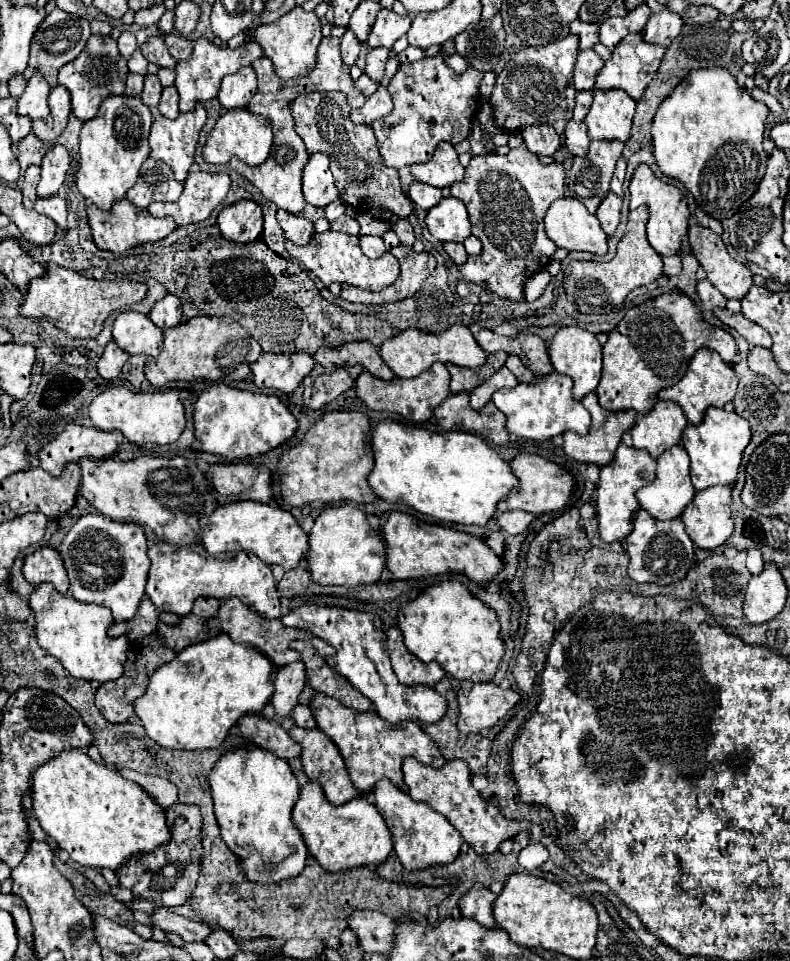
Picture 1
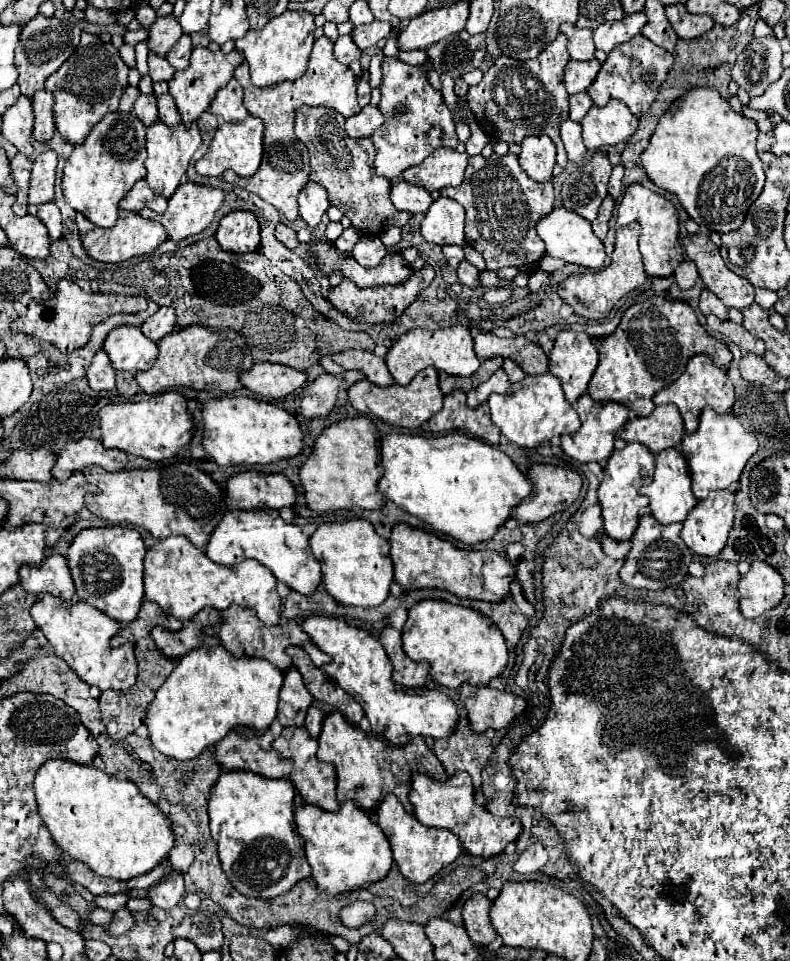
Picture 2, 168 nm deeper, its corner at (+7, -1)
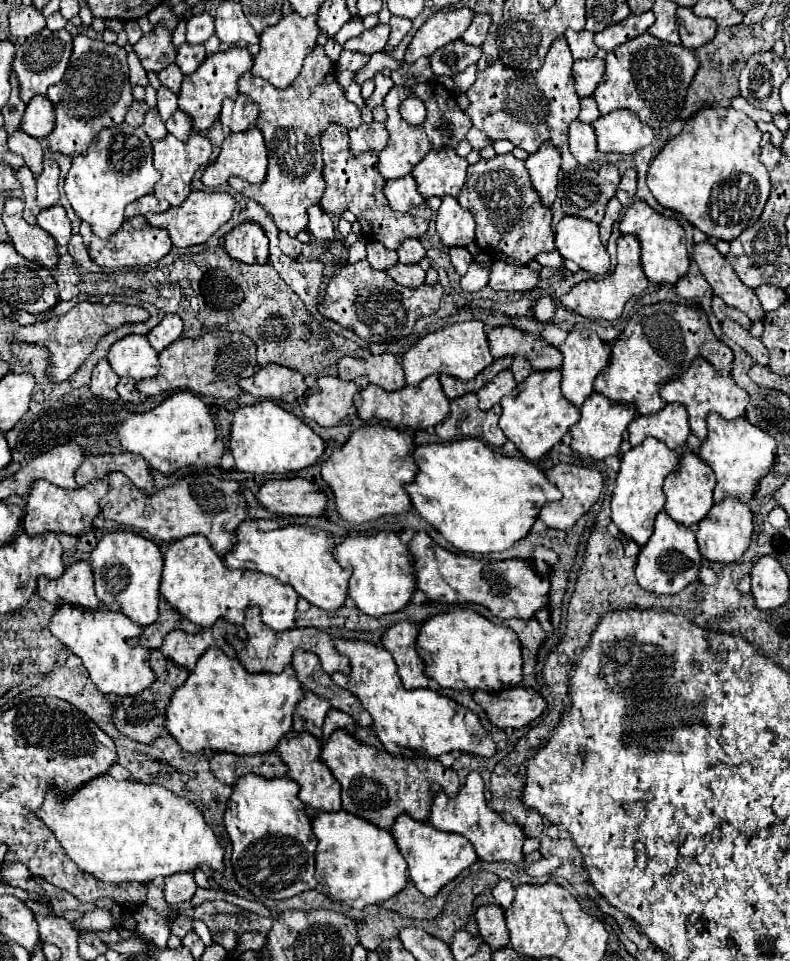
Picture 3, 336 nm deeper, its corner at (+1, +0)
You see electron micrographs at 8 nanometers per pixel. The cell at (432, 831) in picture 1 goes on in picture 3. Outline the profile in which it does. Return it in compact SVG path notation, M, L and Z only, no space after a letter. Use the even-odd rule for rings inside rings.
M401 813L395 819L395 823L391 825L391 835L409 865L409 879L425 897L437 895L437 891L445 883L455 879L463 869L477 861L475 849L465 837L459 837L459 833L439 831L433 825L429 827L429 823L419 823L409 813Z

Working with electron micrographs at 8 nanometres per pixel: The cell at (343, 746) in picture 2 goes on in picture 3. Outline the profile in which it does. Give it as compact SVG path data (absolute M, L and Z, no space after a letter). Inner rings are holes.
M335 729L329 741L323 745L321 759L327 763L331 773L341 785L343 809L371 821L379 829L389 829L397 815L407 811L417 821L427 821L433 793L431 785L439 783L443 791L453 797L459 791L459 777L453 769L447 769L439 759L429 757L407 757L407 755L389 755L367 743L357 741L351 733Z

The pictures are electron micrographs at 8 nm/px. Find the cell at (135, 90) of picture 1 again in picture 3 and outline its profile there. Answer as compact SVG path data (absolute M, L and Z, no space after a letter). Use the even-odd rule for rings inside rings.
M133 101L131 107L129 107L129 113L127 113L125 121L127 121L129 125L133 125L133 127L143 125L143 115L145 115L147 109L149 109L149 105L147 105L145 101Z

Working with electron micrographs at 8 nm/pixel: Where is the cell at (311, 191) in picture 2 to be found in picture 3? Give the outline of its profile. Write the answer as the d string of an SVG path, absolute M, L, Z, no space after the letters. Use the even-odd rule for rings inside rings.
M311 205L307 209L309 213L309 233L313 233L317 239L333 239L335 233L333 233L333 223L331 223L331 217L321 209L321 205Z

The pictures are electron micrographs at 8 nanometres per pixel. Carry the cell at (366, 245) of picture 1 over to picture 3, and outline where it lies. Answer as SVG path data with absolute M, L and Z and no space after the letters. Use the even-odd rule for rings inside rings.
M367 241L367 261L373 269L385 271L397 263L397 253L387 249L379 241Z

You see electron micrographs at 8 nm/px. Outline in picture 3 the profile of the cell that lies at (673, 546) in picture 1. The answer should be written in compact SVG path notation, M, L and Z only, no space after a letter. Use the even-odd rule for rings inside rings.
M661 511L655 519L651 539L639 551L637 565L635 565L635 577L639 585L647 591L661 593L661 595L673 595L685 589L689 583L697 581L701 559L703 557L697 549L697 543L693 541L693 531L685 527L683 523L677 523L675 519L671 519L665 511Z

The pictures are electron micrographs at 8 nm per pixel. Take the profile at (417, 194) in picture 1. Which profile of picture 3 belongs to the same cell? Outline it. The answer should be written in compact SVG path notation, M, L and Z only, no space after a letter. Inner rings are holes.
M411 175L389 179L385 185L385 195L387 195L389 205L395 211L403 211L403 213L419 207L425 201L425 197L417 191L417 183Z

